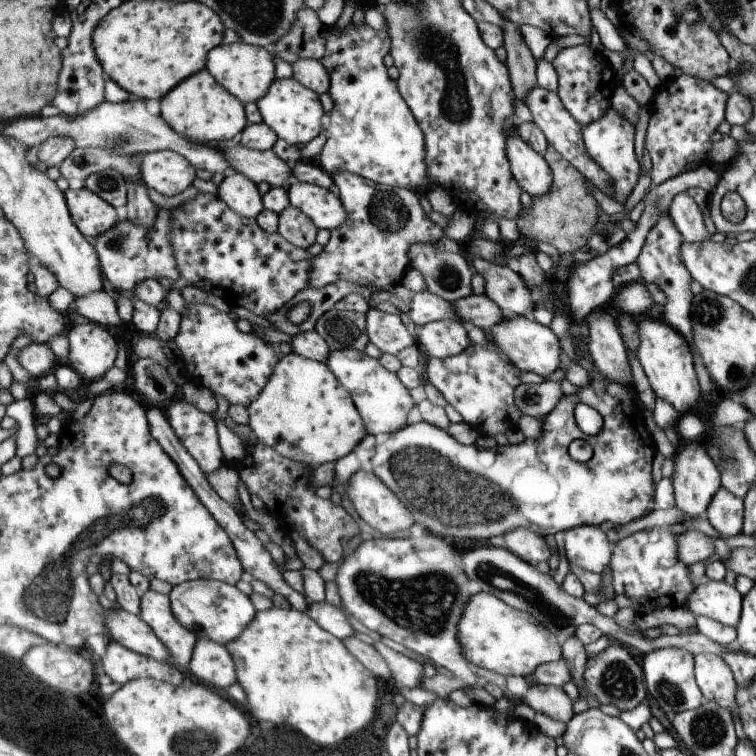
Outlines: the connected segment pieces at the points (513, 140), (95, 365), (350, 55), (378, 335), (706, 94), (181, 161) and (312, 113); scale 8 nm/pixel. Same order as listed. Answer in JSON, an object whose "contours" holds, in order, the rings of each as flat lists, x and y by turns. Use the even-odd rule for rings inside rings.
{"contours":[[[509,130,507,138,507,154,513,174,522,190,532,198,545,198,553,188,551,166,548,160,519,134,518,130]],[[101,324,70,326,69,364,87,383,97,381,117,362,115,333]],[[353,22,343,32,334,27,328,30,326,53,320,61,331,77,328,92,333,97,335,108,329,115,330,127,327,129,329,136,317,158,317,163,332,177,339,172,351,172,379,184,399,186,423,195,433,184,429,180,427,142,423,130,413,116,413,111,401,94,398,81,392,80,387,72,385,57,391,52,392,38,387,30,374,30,365,23,356,26]],[[375,307,368,312,367,330,370,342,381,352,393,356,417,343,417,337,409,334,400,315,385,313]],[[685,74,662,83,649,105,650,120,645,137,645,146,653,164,650,175,654,186,683,173,687,164,712,163,708,157,711,134,723,120,723,106,727,100,728,94,713,88,709,81]],[[172,150,155,151,143,156,141,178,163,195,177,196,193,186,197,167,188,158]],[[294,76,276,79,269,88,269,92,256,103,264,122,277,133,278,138,283,138,287,143,305,146,311,140,315,140,323,130,321,126,323,126,325,111,321,104,320,94,306,87]]]}

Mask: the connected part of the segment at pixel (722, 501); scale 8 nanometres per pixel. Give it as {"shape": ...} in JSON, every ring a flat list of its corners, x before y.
{"shape":[[721,487,708,504,708,510,703,514,711,527,724,537,740,534,743,524,742,499,735,498,728,490]]}

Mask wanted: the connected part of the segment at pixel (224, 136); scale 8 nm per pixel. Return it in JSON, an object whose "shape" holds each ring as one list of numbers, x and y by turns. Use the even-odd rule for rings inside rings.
{"shape":[[209,69,186,78,177,85,171,93,158,102,158,113,173,127,173,130,187,136,191,141,204,145,225,144,249,125,244,102,233,96,226,86,223,86]]}

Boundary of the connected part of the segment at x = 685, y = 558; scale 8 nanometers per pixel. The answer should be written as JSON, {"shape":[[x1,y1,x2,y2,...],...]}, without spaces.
{"shape":[[688,530,675,534,677,538,677,558,690,566,695,562,704,562,713,554,713,542,710,536,702,532]]}

